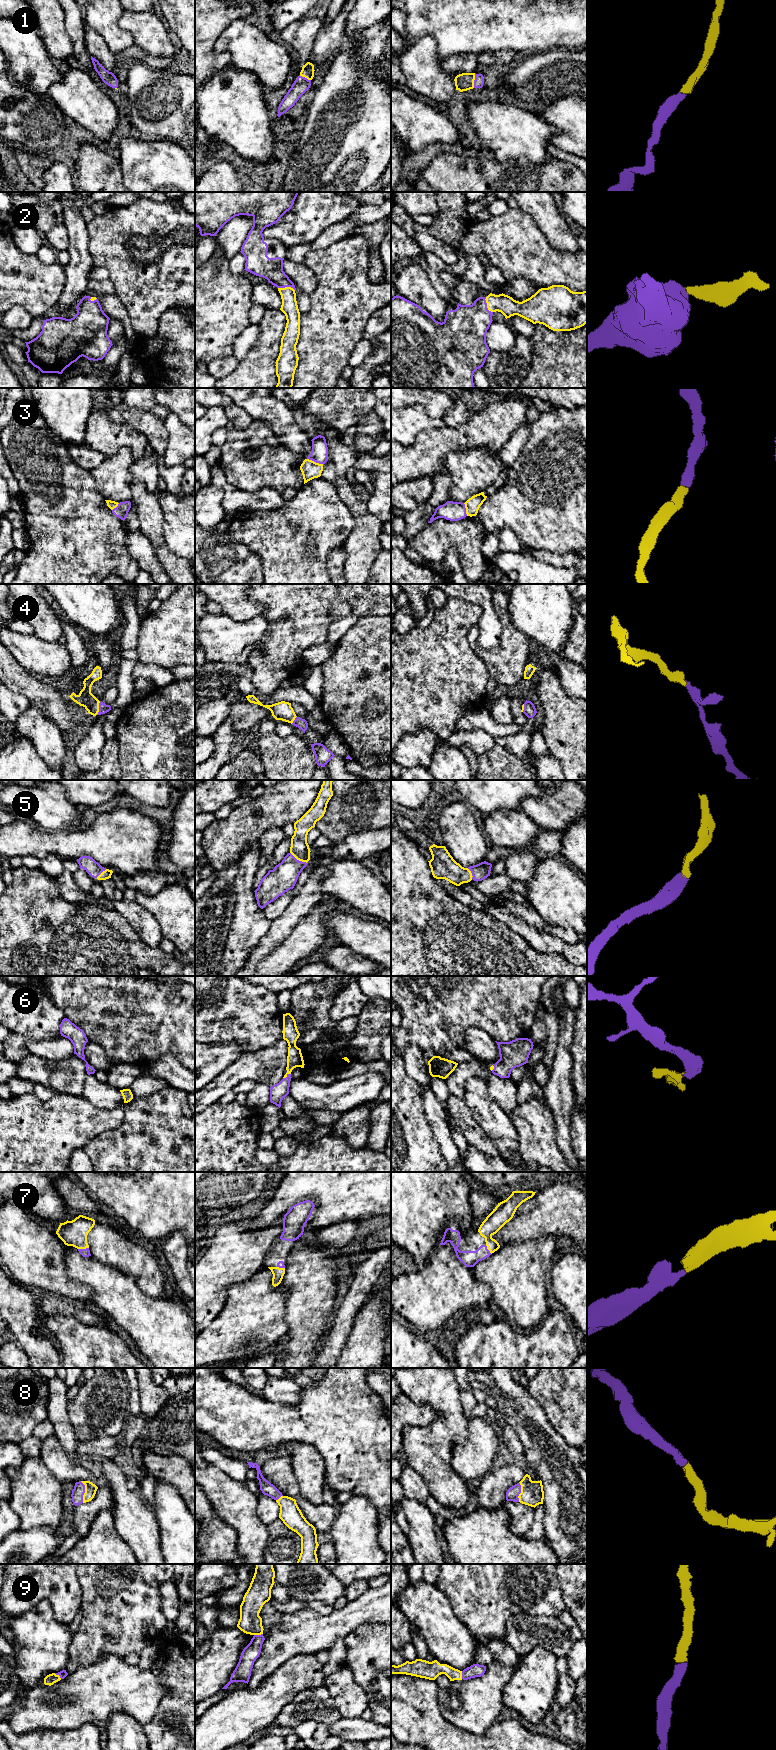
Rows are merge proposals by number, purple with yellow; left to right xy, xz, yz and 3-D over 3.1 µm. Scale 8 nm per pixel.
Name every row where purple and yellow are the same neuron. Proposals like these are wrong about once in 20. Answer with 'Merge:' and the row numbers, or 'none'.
Merge: 1, 2, 3, 4, 5, 6, 7, 8, 9

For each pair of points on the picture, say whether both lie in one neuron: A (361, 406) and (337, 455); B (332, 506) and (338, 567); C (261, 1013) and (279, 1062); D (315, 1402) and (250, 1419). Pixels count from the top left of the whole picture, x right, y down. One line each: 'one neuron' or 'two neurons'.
A: two neurons
B: two neurons
C: two neurons
D: one neuron

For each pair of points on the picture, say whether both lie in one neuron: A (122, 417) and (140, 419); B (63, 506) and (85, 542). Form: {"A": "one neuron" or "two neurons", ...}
{"A": "one neuron", "B": "one neuron"}

